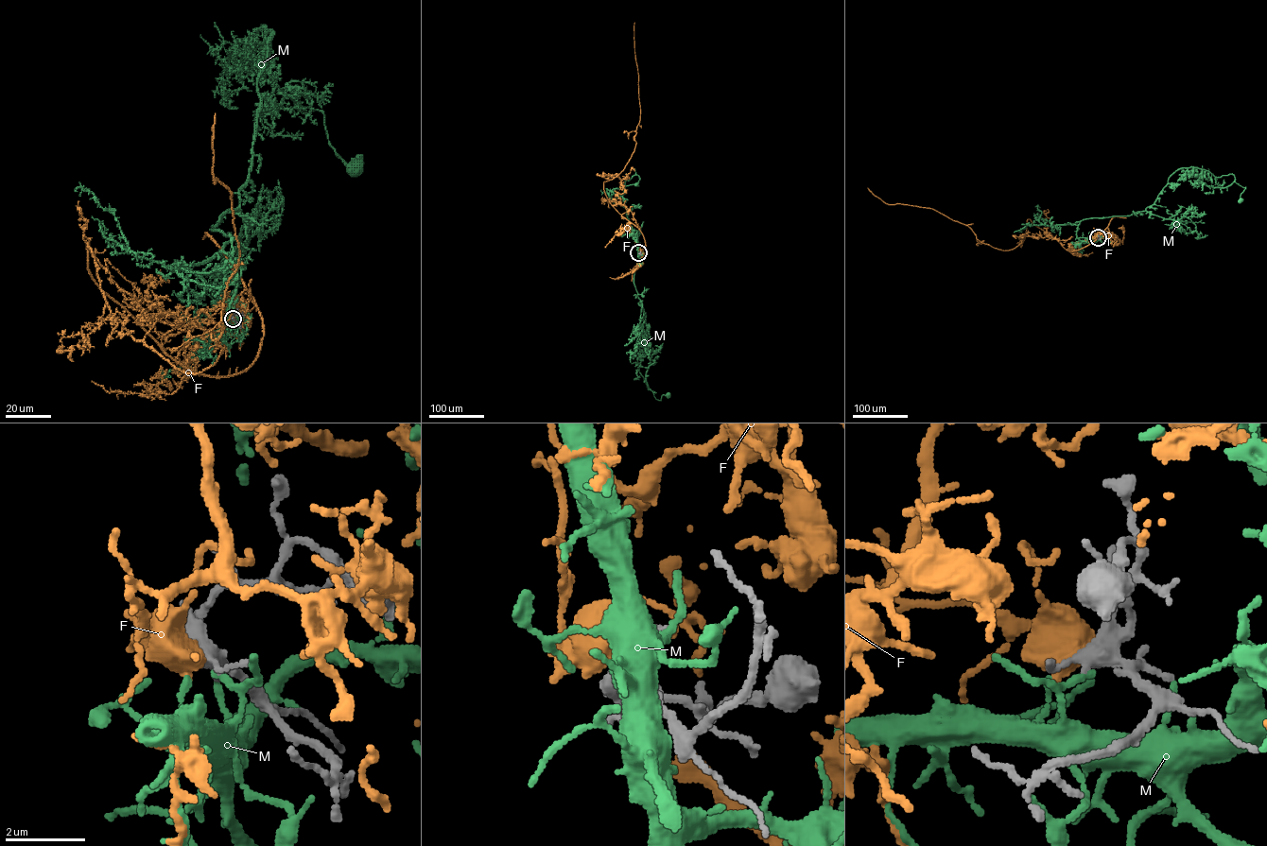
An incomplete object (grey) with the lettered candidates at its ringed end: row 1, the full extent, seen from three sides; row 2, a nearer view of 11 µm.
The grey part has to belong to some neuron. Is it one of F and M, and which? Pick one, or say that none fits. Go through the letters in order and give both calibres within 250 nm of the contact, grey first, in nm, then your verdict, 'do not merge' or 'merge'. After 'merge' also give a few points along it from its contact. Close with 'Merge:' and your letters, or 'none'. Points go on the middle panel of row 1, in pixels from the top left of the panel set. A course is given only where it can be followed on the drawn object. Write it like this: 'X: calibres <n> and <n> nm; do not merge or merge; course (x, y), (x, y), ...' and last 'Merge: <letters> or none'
F: calibres 400 and 800 nm; merge; course (638, 252), (646, 252), (642, 233), (603, 188), (636, 143), (634, 23)
M: calibres 360 and 170 nm; do not merge
Merge: F

